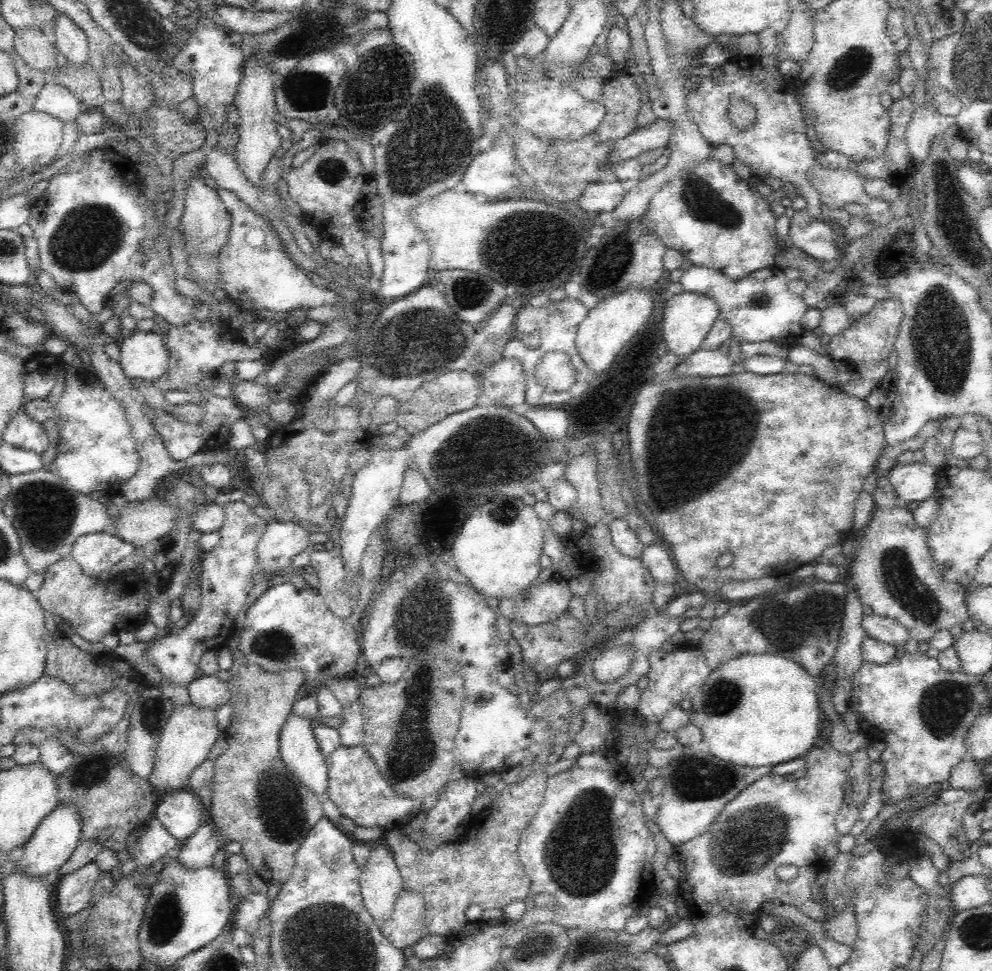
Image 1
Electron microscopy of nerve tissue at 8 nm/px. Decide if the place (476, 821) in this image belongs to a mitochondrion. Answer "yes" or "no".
no

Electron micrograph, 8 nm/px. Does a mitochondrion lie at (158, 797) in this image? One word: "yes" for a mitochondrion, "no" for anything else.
no

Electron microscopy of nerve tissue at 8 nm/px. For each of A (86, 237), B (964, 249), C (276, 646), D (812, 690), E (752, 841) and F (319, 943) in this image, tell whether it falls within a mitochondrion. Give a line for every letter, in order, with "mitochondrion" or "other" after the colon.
A: mitochondrion
B: other
C: mitochondrion
D: other
E: mitochondrion
F: mitochondrion

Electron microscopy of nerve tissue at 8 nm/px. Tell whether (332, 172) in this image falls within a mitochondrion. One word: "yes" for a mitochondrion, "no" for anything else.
yes

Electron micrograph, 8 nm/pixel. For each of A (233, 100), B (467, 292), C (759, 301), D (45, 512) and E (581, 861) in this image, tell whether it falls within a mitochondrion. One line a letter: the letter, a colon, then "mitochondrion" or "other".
A: other
B: mitochondrion
C: other
D: mitochondrion
E: mitochondrion

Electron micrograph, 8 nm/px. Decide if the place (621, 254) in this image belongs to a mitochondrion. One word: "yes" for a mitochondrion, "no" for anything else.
yes

